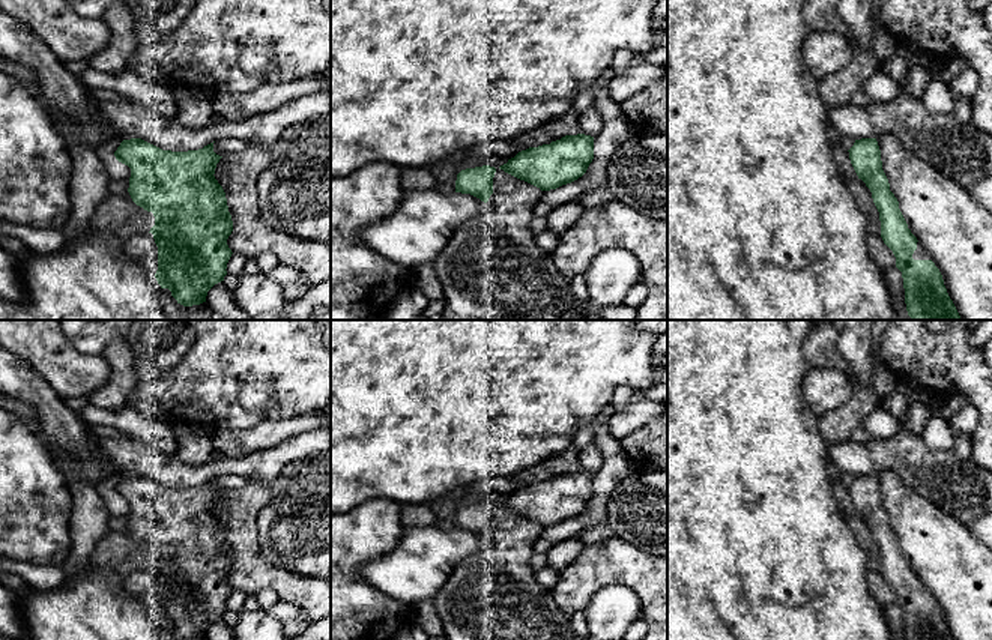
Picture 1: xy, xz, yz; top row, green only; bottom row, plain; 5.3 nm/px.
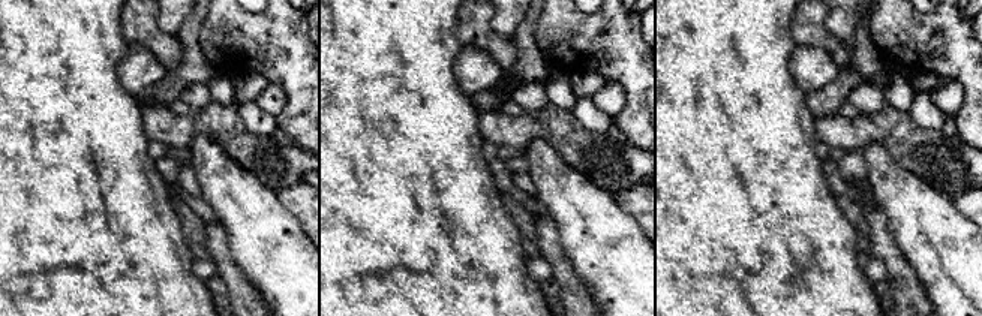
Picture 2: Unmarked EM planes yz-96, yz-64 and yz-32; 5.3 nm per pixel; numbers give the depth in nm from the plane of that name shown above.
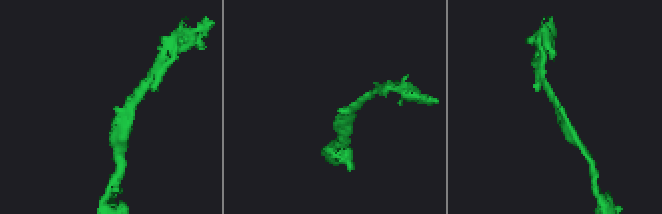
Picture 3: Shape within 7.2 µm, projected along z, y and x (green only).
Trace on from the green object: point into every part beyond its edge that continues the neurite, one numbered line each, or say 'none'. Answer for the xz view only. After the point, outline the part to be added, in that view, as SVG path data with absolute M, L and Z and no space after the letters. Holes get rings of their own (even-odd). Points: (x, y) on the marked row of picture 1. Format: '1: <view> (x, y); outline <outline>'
none

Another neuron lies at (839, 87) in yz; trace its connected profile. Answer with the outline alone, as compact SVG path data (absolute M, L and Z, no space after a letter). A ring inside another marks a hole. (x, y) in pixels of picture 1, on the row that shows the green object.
M839 0L837 12L857 39L858 48L848 66L819 81L821 98L834 105L849 102L852 95L881 66L869 50L875 15L872 0Z

